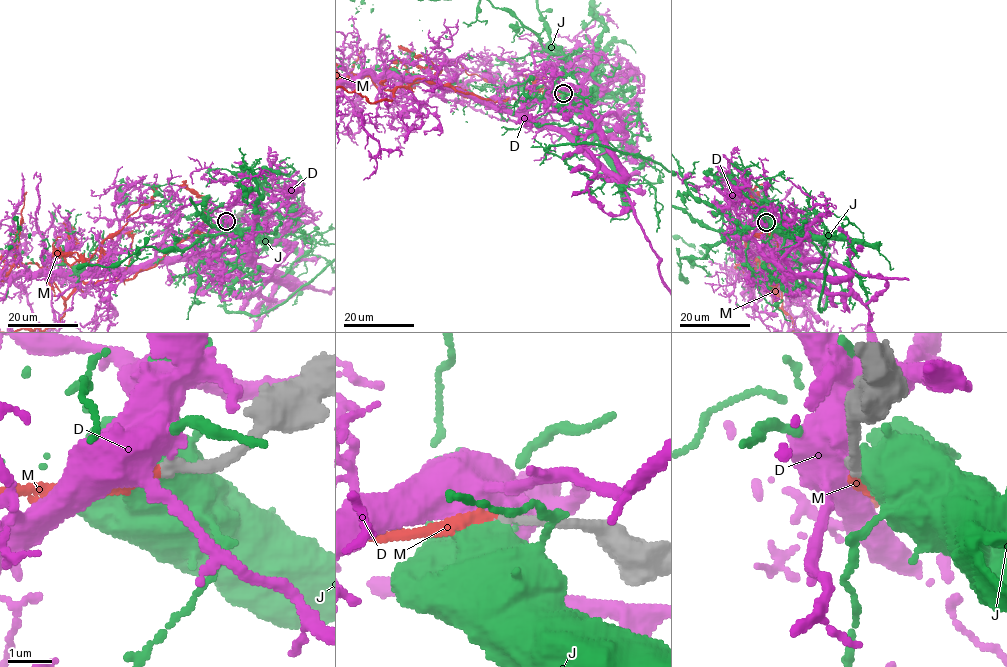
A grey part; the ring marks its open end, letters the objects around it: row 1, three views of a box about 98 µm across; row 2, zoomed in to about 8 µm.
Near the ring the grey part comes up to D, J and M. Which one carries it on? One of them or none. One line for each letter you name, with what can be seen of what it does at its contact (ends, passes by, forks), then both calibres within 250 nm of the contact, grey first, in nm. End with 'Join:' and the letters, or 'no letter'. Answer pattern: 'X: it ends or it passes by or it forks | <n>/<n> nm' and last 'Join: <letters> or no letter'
M: it ends | 240/260 nm
Join: M

